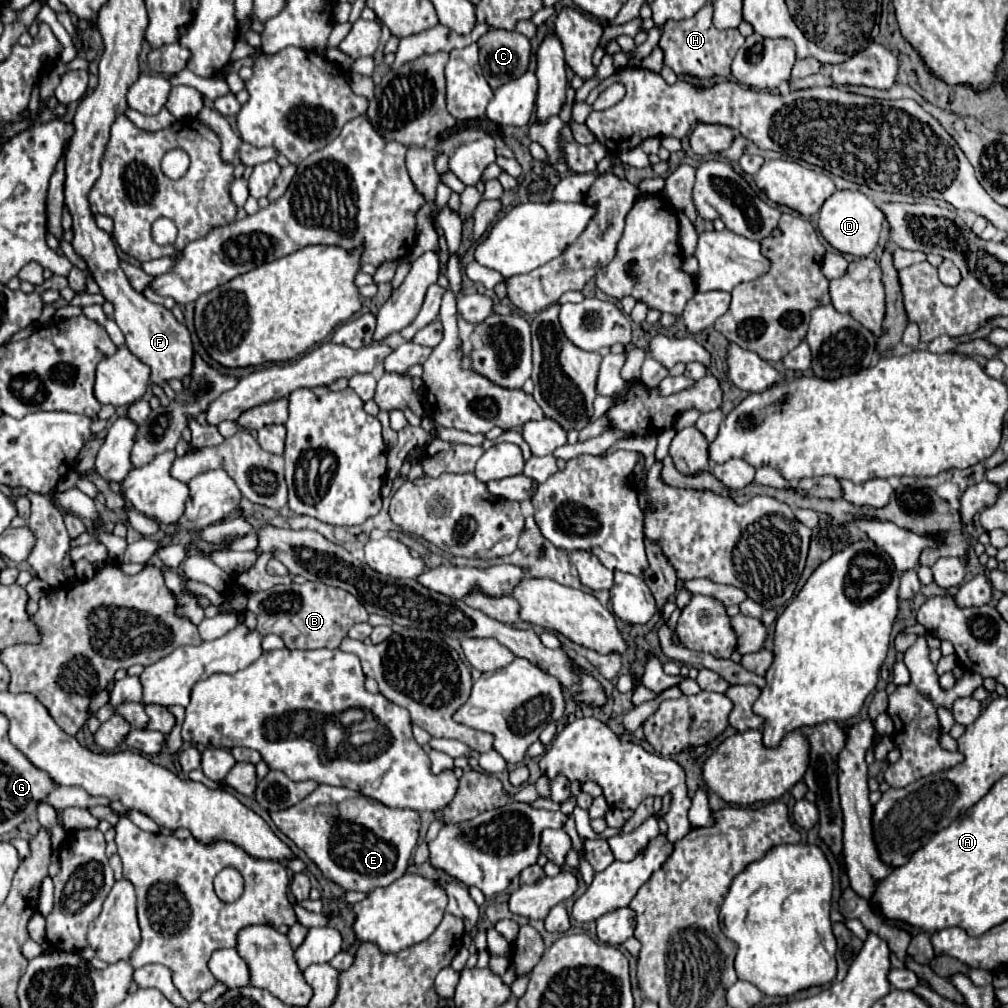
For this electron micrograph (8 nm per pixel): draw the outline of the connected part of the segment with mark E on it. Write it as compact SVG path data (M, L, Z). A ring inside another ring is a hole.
M318 786L308 798L298 802L296 806L280 812L270 812L276 828L286 834L318 868L320 872L346 892L370 892L380 886L388 886L394 880L402 878L410 864L410 854L418 840L420 830L420 816L418 812L404 808L388 808L378 800L364 798L360 792L350 788L336 788L336 786Z

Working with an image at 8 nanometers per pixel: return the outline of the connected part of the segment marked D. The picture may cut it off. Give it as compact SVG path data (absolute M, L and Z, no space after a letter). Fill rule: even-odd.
M836 190L820 208L818 228L830 246L834 246L842 254L852 256L868 256L878 244L878 236L884 224L884 214L874 206L874 202L862 192L852 190Z

